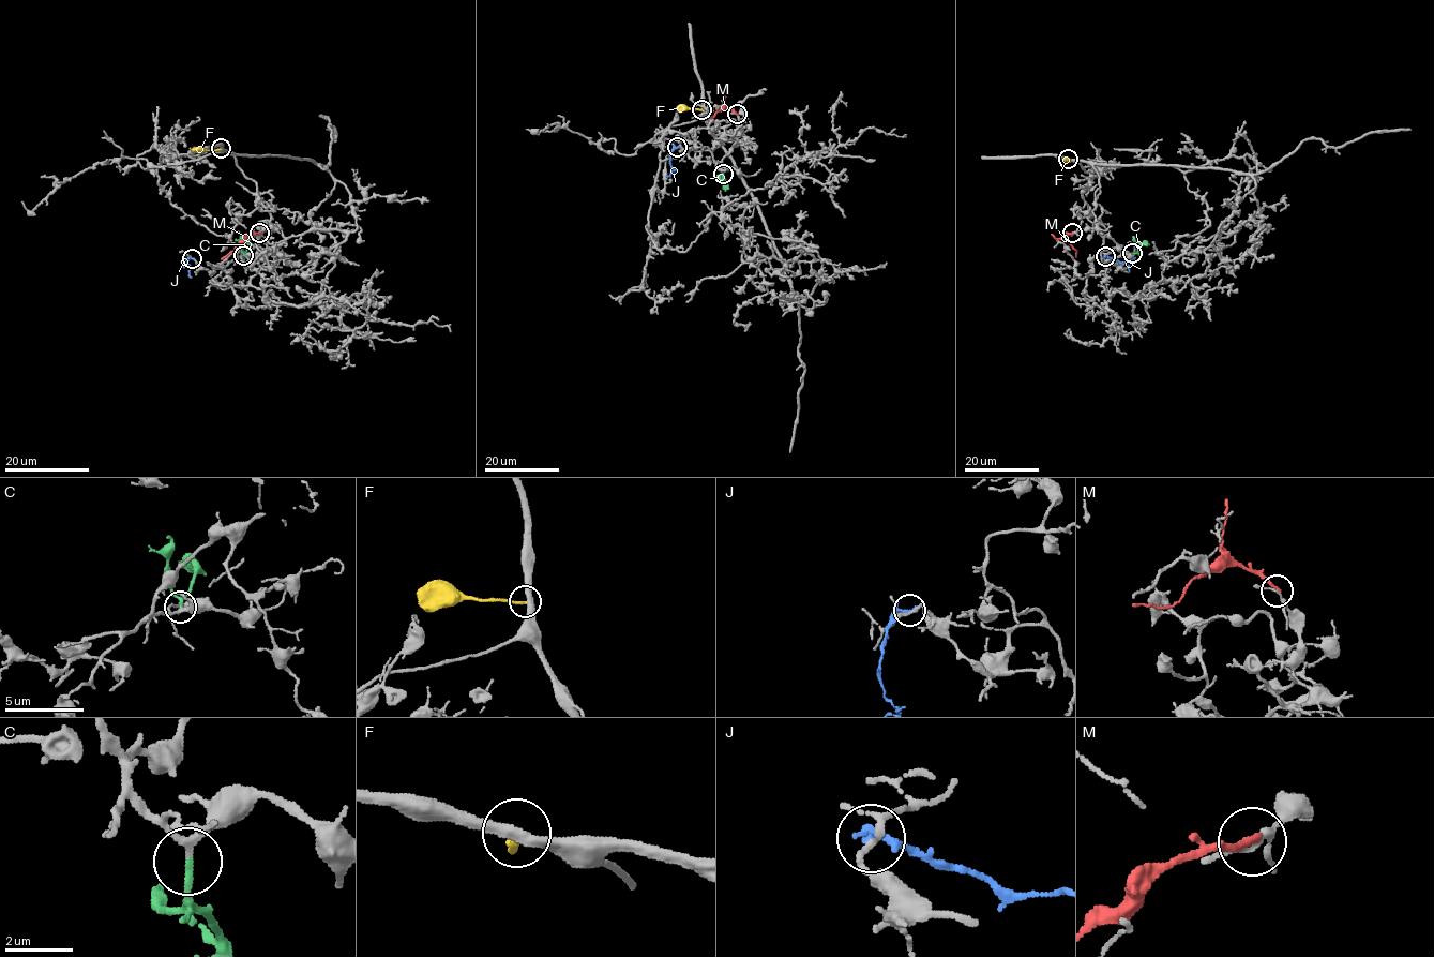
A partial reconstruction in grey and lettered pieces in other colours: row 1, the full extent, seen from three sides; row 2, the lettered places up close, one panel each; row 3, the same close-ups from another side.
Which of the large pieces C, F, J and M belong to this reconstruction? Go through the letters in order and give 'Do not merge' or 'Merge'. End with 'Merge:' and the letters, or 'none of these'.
C: Merge
F: Do not merge
J: Do not merge
M: Do not merge
Merge: C

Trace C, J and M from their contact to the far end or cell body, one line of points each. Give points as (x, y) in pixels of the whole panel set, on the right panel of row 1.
C: (1132, 253), (1137, 249), (1132, 237)
J: (1105, 256), (1122, 263), (1135, 259)
M: (1073, 233), (1067, 236), (1067, 240), (1076, 251), (1075, 257)

